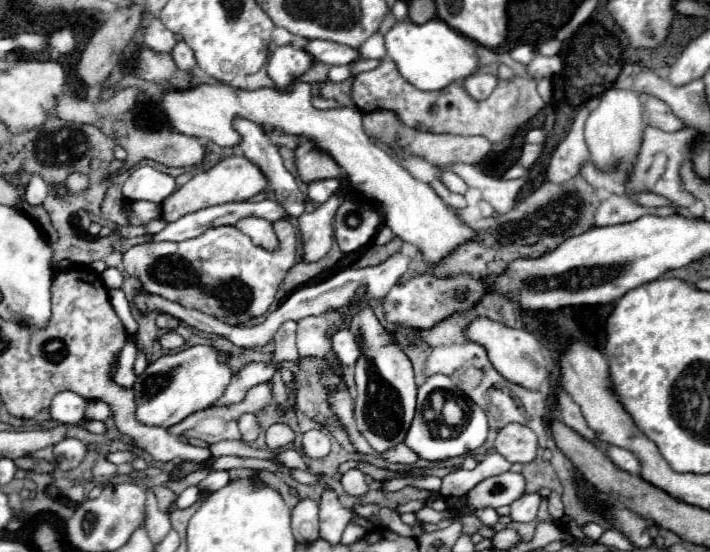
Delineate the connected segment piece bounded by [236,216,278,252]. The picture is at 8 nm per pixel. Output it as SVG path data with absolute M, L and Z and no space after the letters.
M244 218L236 224L236 228L240 232L244 232L246 236L252 238L252 242L264 250L276 250L278 248L278 238L276 232L272 228L272 222L268 220L260 220L260 218Z

